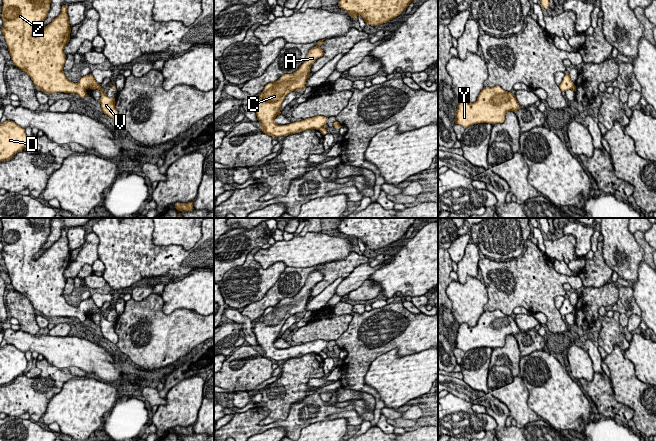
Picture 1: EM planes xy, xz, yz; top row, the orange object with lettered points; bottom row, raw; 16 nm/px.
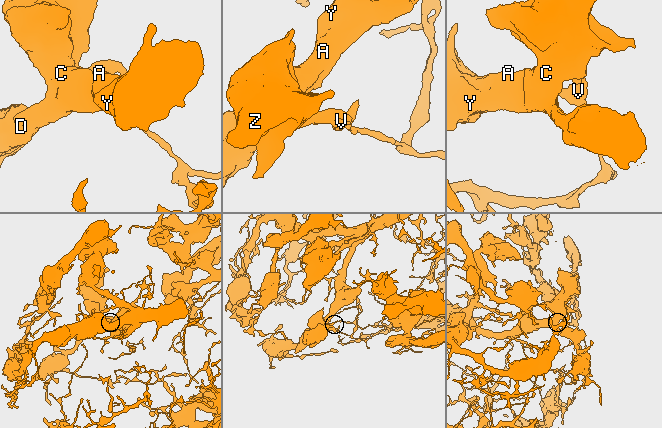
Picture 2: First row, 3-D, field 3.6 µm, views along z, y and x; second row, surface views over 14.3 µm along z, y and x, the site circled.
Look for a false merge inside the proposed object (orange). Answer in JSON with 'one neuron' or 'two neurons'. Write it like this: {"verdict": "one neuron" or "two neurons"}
{"verdict": "two neurons"}

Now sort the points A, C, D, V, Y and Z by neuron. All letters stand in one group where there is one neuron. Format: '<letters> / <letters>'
A C D Y Z / V

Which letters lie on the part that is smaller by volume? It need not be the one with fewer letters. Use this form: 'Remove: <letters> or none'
Remove: V

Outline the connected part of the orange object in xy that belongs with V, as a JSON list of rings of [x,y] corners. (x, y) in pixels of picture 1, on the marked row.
[[[100,85],[96,87],[101,93],[100,104],[102,112],[108,115],[111,119],[116,120],[118,118],[118,111],[115,108],[115,98],[108,97]]]

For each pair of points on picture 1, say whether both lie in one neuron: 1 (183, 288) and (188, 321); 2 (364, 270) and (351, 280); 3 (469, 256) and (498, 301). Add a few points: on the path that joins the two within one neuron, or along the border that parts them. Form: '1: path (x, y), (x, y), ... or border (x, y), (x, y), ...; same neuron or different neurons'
1: border (163, 302), (164, 313), (191, 309), (203, 316); different neurons
2: path (361, 273), (354, 280); same neuron
3: border (480, 259), (477, 267); different neurons

